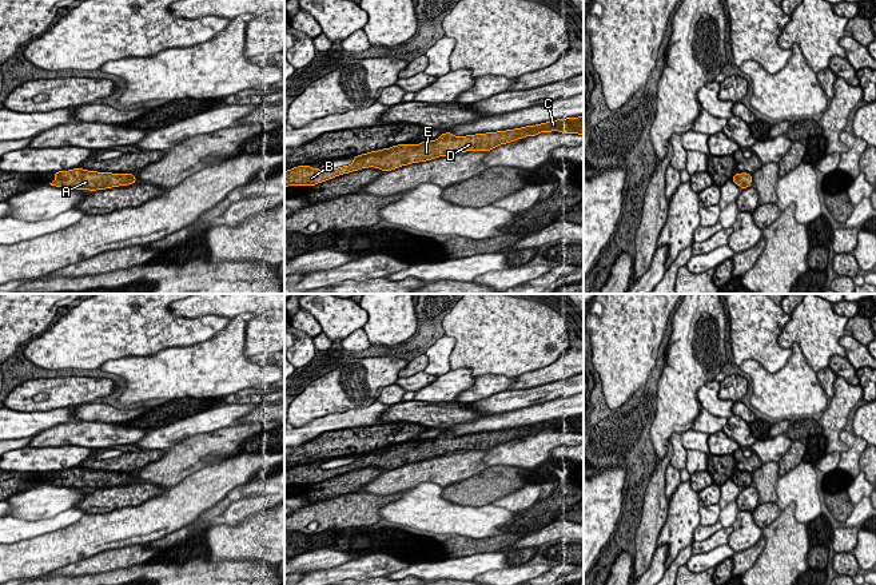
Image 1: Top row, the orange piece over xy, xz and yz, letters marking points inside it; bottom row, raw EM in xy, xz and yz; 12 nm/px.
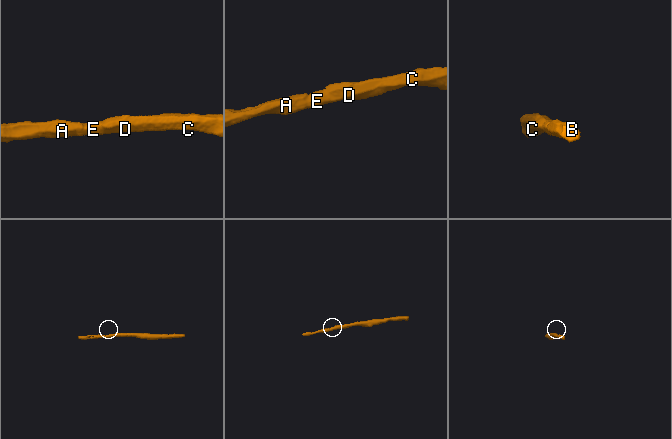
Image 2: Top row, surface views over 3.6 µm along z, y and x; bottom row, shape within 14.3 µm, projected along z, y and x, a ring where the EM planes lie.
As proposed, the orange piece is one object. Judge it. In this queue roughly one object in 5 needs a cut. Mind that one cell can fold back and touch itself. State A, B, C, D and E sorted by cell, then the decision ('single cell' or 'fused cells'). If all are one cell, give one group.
A B C D E; single cell

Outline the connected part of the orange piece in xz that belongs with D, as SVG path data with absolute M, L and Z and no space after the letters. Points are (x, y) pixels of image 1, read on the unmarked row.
M584 415L557 418L535 425L466 435L454 435L453 433L446 431L442 433L437 439L427 439L415 445L411 442L398 443L390 447L362 453L354 455L354 461L351 463L334 469L315 469L310 465L298 465L284 470L284 486L315 485L335 475L369 466L379 467L385 471L411 462L426 461L457 451L487 451L501 443L506 443L526 435L535 435L539 431L552 430L584 434Z

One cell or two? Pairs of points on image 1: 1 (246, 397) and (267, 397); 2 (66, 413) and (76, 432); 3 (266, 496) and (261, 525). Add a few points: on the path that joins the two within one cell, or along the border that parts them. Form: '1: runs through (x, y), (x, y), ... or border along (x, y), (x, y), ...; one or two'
1: runs through (251, 397), (262, 397); one
2: border along (74, 420), (56, 424), (40, 433); two
3: border along (270, 508), (251, 513), (235, 525); two

